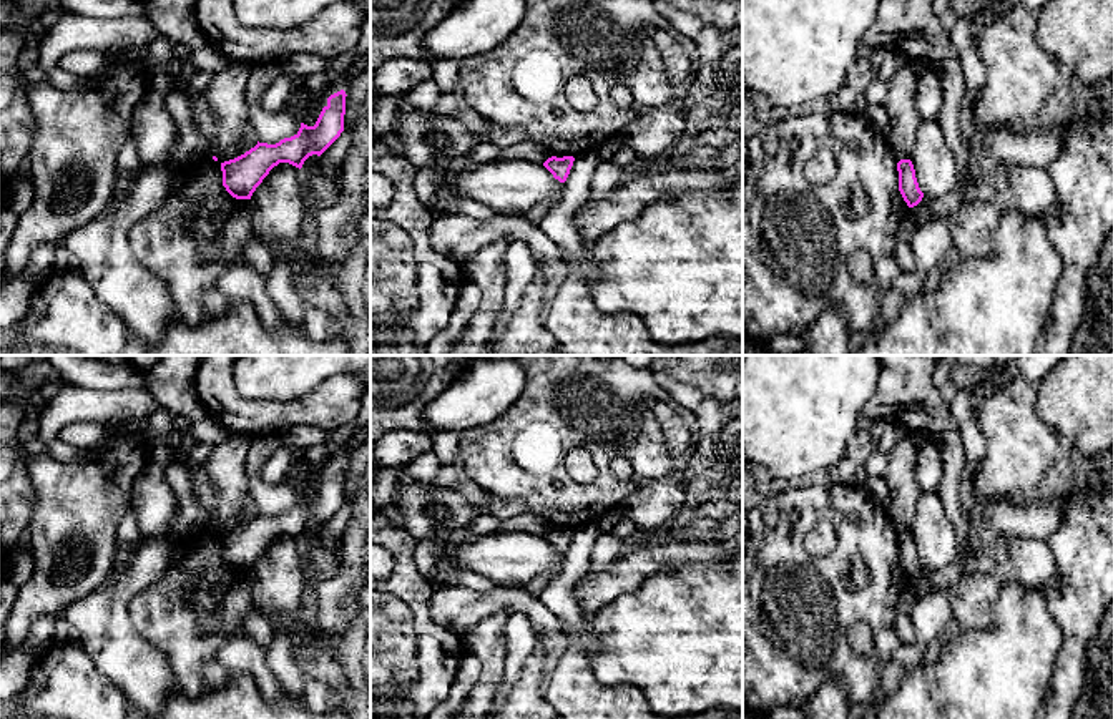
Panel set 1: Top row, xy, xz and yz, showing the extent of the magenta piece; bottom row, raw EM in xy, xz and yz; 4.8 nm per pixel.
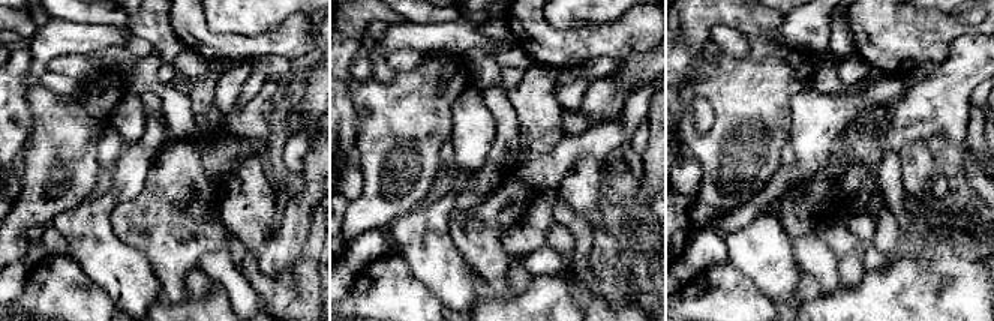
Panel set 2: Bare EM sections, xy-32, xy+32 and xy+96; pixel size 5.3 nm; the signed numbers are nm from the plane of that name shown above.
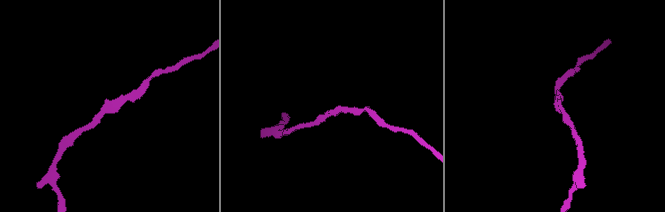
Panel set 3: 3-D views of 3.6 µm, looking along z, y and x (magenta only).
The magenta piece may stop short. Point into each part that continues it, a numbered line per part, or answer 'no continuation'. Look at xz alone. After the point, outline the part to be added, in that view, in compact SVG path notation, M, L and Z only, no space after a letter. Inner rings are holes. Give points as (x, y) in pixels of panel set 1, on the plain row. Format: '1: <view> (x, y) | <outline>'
no continuation

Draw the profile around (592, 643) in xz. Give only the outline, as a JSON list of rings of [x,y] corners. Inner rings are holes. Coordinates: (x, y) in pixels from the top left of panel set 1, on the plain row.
[[[583,628],[575,636],[581,641],[591,661],[601,653],[601,639],[591,629]]]

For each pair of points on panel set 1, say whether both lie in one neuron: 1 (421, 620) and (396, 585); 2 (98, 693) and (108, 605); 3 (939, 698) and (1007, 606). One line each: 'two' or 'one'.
1: one
2: two
3: one

